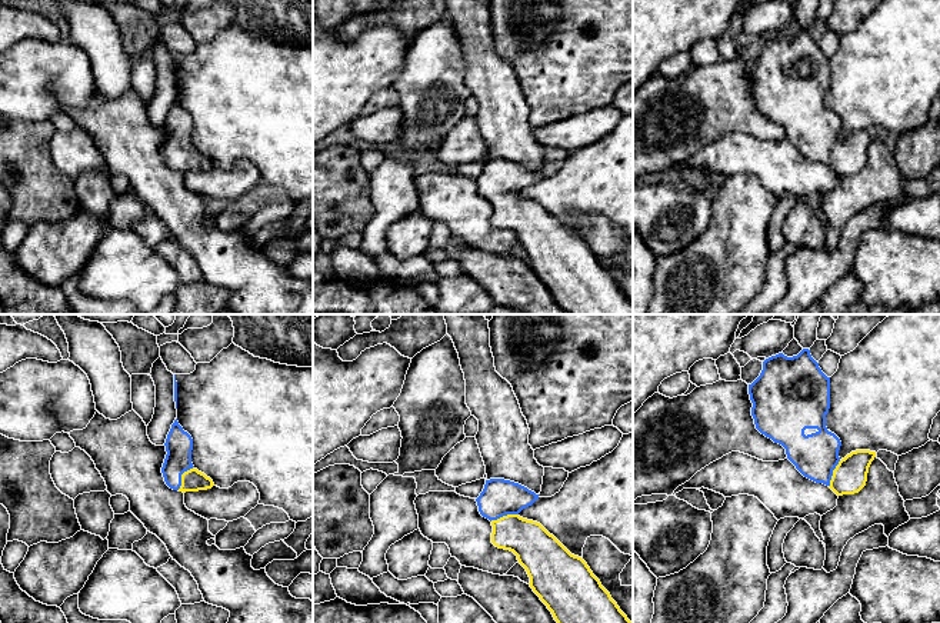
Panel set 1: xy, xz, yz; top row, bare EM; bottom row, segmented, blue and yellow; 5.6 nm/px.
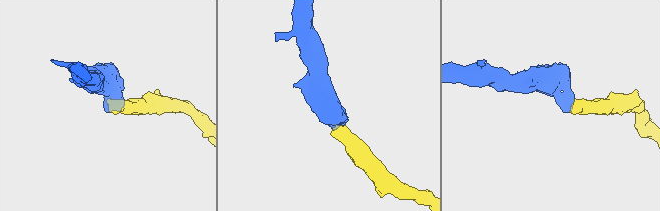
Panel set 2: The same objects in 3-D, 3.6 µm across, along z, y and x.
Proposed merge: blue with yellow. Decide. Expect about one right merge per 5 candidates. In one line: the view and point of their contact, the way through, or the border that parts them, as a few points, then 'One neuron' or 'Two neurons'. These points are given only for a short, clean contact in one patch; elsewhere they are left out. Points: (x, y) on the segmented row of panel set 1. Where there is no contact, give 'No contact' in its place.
Touches blue at xy (180, 476). Path across: xy (179, 443), (180, 476), (192, 480). One neuron

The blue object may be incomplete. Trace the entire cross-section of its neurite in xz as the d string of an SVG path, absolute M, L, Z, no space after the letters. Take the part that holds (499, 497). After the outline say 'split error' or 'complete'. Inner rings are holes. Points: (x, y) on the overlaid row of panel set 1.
M504 479L486 480L476 502L480 514L491 522L491 543L517 556L530 577L530 587L557 623L631 623L581 557L571 554L540 523L519 516L537 499L539 494L519 483Z | split error

